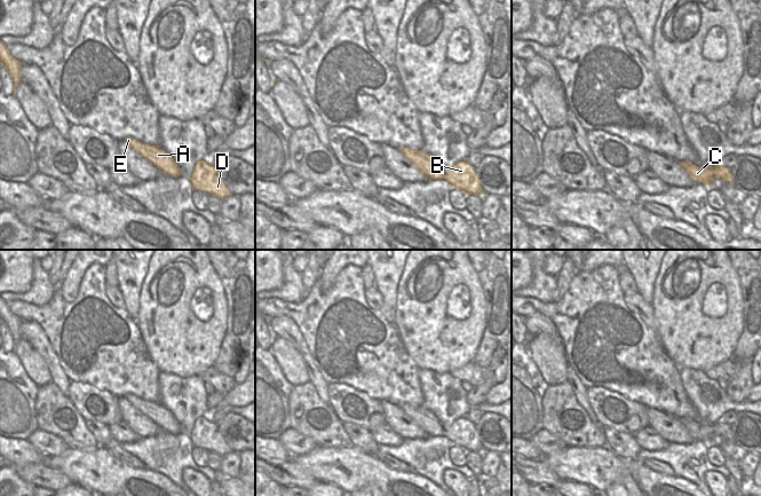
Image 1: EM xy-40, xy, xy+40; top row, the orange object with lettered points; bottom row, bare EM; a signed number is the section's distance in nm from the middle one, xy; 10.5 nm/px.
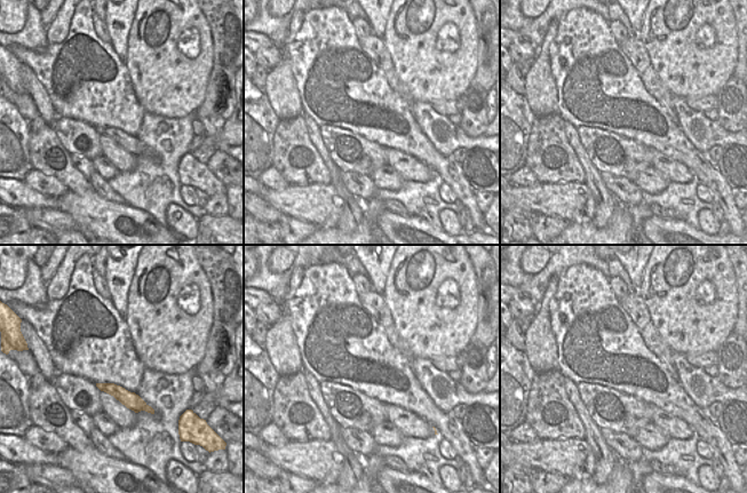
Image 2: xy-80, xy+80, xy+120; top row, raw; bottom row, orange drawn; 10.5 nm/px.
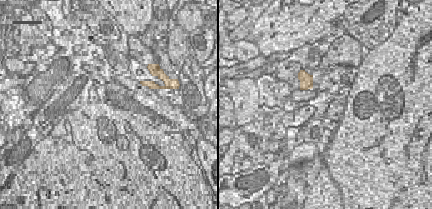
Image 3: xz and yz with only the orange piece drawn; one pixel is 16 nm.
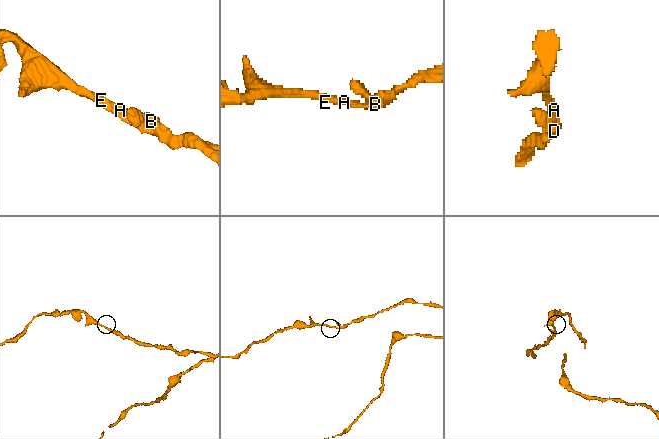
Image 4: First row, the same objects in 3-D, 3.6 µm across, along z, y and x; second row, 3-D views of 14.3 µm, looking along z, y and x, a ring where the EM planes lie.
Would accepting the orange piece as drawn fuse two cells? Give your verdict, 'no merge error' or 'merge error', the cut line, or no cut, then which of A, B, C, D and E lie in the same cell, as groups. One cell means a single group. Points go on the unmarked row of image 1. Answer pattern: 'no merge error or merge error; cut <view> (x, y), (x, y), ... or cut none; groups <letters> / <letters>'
no merge error; cut none; groups A B C D E

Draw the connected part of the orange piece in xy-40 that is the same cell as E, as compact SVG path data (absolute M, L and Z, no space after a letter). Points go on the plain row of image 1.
M130 393L124 397L137 410L153 420L159 428L171 433L179 434L182 428L174 415L159 402L142 400Z

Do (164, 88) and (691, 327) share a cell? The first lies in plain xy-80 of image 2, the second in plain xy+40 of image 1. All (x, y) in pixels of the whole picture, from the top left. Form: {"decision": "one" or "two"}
{"decision": "one"}

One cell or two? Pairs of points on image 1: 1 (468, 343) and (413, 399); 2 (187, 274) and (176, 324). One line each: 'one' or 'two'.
1: two
2: one

